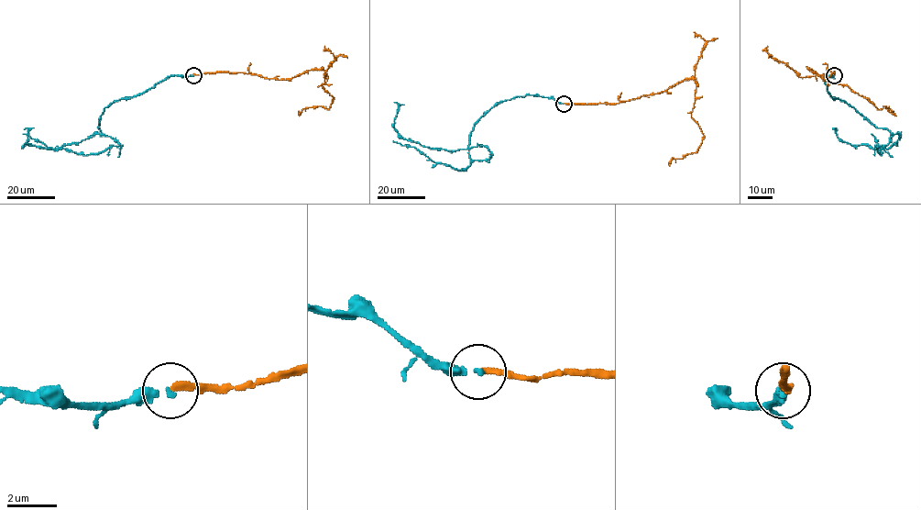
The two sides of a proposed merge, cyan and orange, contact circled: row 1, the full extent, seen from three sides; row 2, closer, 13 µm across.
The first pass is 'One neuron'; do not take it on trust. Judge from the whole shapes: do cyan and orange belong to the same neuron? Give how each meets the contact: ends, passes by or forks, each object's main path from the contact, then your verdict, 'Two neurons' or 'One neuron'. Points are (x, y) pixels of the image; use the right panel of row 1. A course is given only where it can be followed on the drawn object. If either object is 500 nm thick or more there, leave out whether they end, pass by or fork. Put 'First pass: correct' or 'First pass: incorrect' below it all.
At the ring cyan ends. At the ring orange ends. Course of cyan: (834, 75), (826, 77), (827, 92), (887, 129), (890, 140), (875, 146), (881, 155), (832, 128). Course of orange: (834, 75), (834, 72), (824, 79), (808, 69), (832, 84), (847, 85), (878, 109), (889, 107), (896, 116). Two neurons
First pass: incorrect

